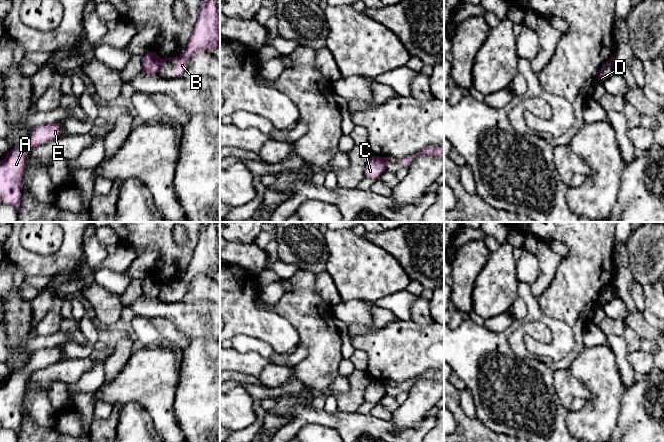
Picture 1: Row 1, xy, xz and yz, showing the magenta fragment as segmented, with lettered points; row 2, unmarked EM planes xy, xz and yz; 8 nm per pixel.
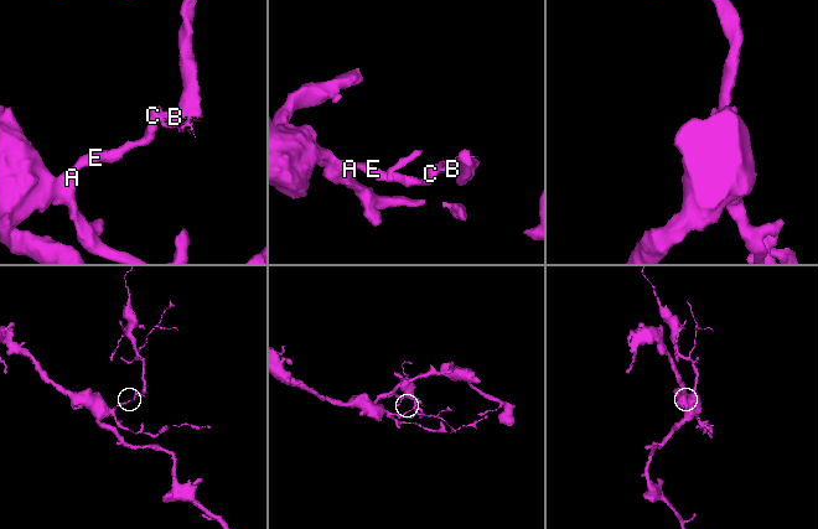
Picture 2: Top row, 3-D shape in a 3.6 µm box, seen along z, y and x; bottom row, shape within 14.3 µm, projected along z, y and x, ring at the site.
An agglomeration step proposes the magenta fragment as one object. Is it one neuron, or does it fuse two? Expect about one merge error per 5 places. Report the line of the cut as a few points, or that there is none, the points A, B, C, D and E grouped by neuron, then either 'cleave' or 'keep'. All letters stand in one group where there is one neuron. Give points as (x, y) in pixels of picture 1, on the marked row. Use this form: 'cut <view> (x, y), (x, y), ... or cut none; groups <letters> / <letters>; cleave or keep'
cut xy (161, 59), (162, 64); groups A C E / B D; cleave

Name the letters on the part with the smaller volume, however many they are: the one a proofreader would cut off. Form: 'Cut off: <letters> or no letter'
Cut off: B, D

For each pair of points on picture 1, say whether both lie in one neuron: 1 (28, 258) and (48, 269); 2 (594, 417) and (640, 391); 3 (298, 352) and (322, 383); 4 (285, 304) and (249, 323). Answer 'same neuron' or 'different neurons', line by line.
1: same neuron
2: different neurons
3: different neurons
4: different neurons

